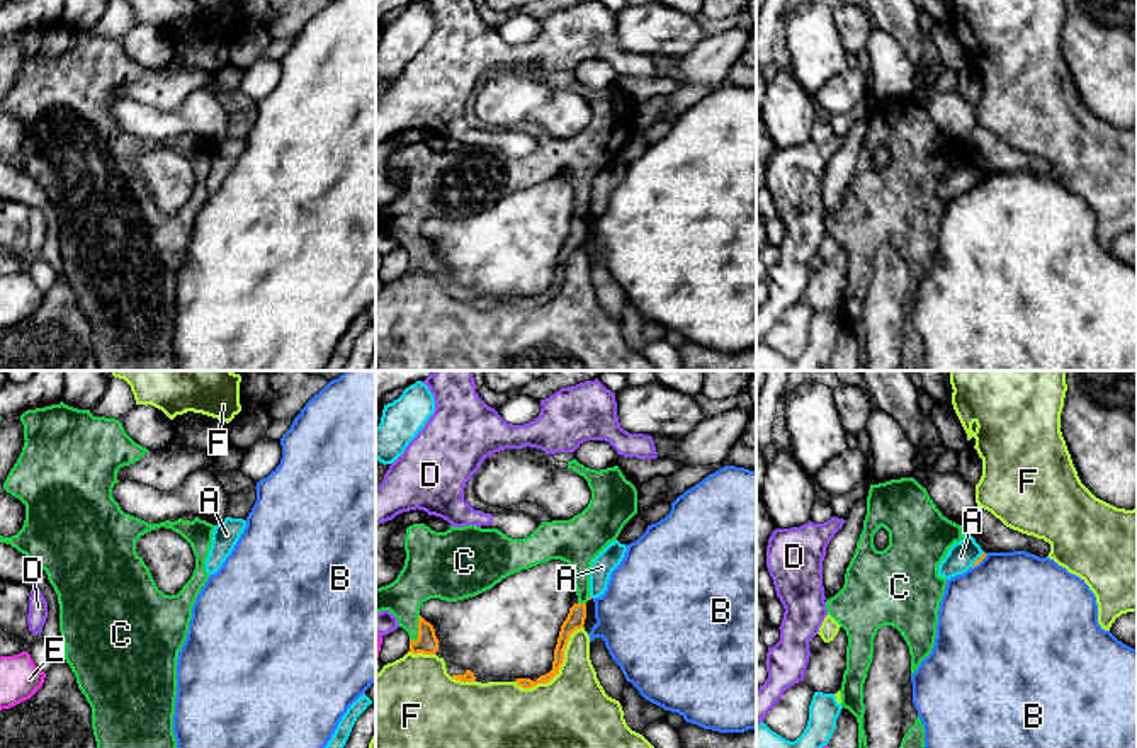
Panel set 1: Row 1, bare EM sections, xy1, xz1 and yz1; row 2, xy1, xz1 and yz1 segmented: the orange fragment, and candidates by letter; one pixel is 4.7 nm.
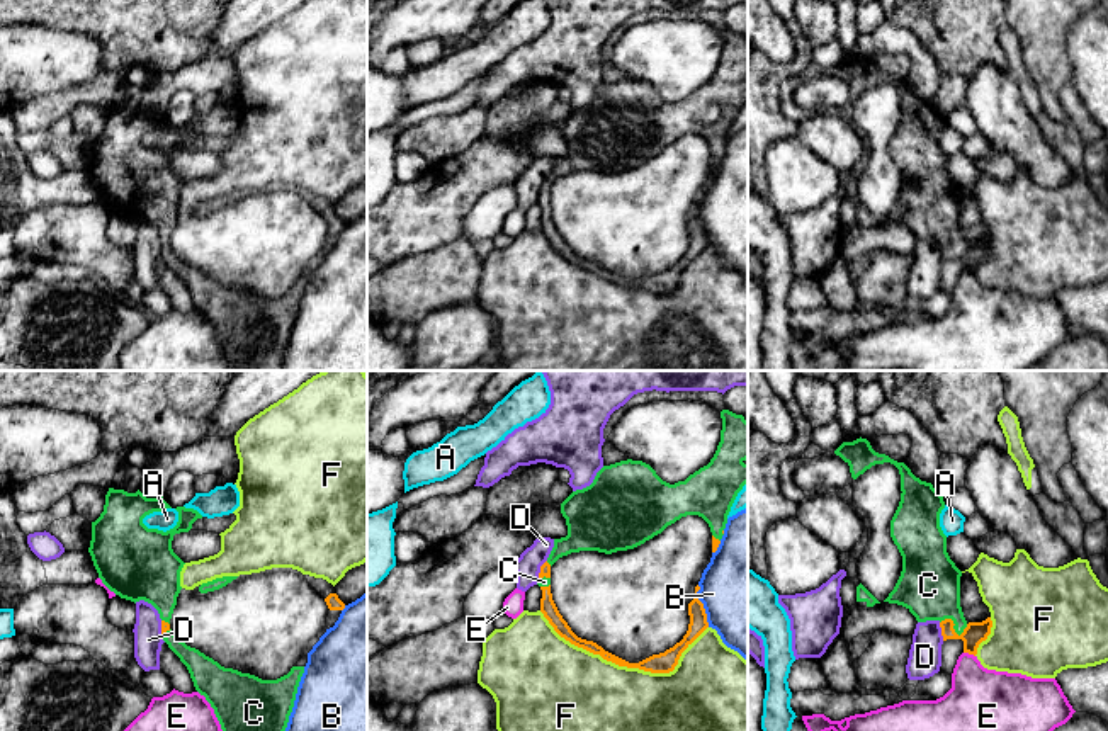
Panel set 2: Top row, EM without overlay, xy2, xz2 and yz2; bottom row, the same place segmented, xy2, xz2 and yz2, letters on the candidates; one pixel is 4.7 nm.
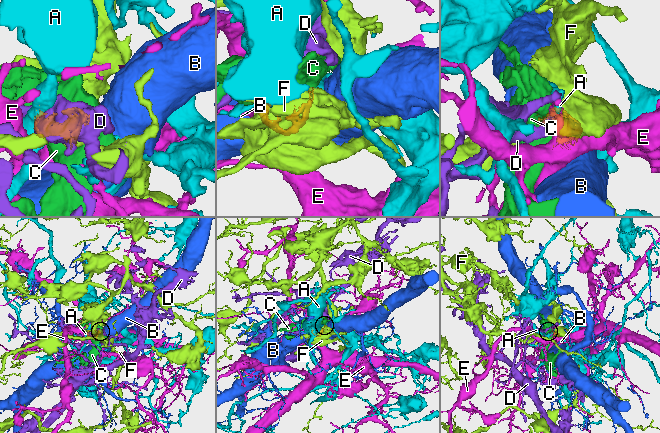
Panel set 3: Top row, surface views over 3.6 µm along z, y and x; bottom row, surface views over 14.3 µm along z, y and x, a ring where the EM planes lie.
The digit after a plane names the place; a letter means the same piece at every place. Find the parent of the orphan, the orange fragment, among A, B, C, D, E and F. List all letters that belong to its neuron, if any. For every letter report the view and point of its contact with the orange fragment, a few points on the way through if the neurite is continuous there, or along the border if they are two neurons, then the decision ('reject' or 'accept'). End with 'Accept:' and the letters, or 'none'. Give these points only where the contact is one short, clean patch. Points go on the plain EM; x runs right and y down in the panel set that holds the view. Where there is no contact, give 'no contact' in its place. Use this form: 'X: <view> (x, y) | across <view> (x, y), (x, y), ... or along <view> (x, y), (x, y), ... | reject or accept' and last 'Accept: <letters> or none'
A: yz1 (978, 179) | along yz1 (983, 170), (971, 186) | reject
B: xz2 (702, 225) | reject
C: yz2 (954, 243) | accept
D: yz2 (942, 250) | along yz2 (938, 242), (944, 259) | reject
E: yz2 (969, 272) | reject
F: xz2 (626, 284) | reject
Accept: C

